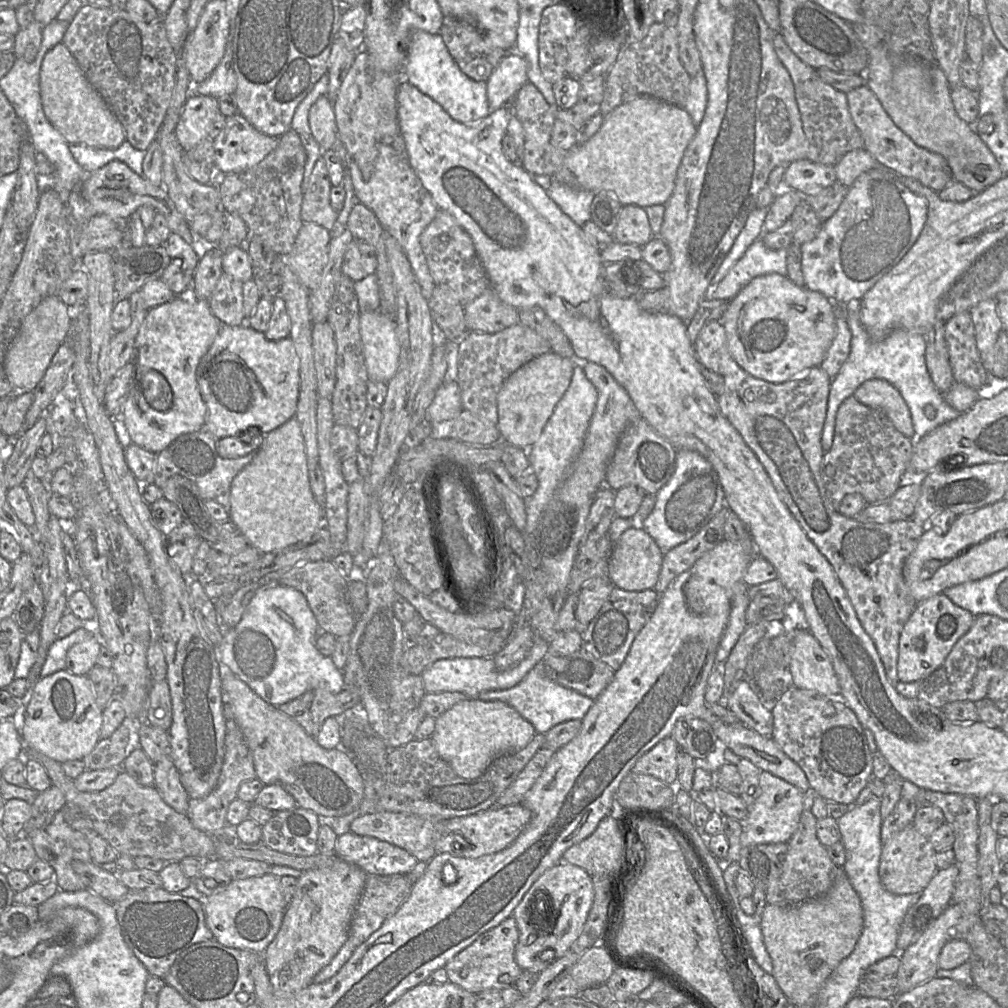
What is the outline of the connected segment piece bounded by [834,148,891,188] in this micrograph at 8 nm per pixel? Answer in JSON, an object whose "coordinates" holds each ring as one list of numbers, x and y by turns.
{"coordinates":[[863,148,847,152,834,166,837,182,846,188,849,188,864,172,872,169,891,170,881,165]]}

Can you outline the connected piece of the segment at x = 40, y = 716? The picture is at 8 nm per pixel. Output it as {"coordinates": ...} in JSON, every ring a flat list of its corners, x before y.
{"coordinates":[[61,670,42,677,35,683,29,701,18,715,18,724,27,748,63,763,69,760,82,760,94,749,100,740,102,714,103,710,96,704,94,687,90,679,86,675,74,675,67,670]]}

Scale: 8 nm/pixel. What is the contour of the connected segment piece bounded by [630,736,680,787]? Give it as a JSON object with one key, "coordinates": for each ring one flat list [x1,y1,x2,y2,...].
{"coordinates":[[667,736,638,758,630,771,654,776,676,787,679,749,677,742,671,736]]}

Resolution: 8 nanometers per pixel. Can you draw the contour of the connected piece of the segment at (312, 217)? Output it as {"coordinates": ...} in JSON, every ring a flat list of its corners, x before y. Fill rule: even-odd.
{"coordinates":[[320,157,310,175,308,185,303,194,301,219,313,222,330,231,338,217,330,203,332,184,324,160]]}

